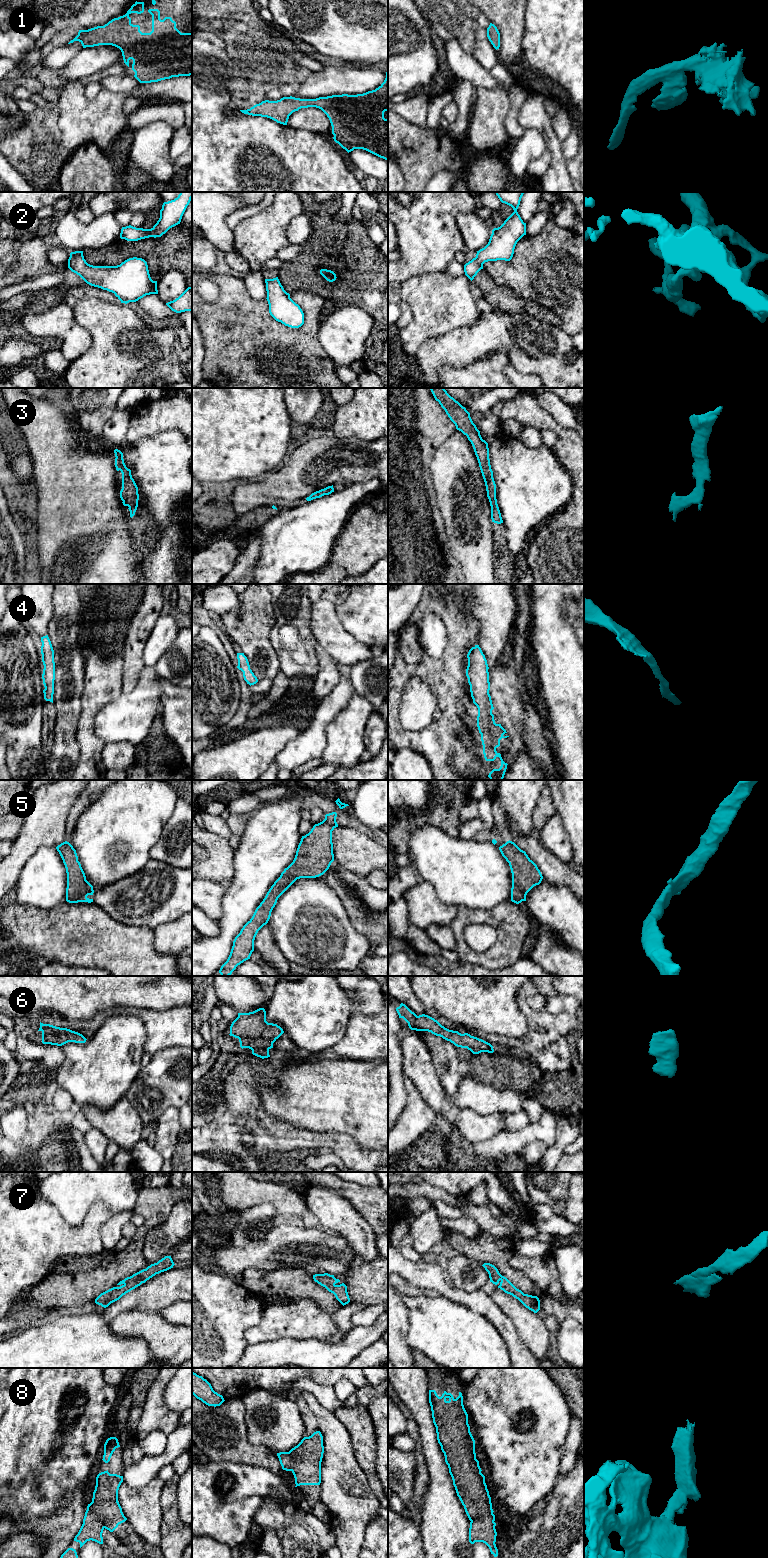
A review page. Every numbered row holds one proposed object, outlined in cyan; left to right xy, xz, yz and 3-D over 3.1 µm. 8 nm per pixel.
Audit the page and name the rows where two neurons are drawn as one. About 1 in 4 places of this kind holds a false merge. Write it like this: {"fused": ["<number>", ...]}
{"fused": ["8"]}

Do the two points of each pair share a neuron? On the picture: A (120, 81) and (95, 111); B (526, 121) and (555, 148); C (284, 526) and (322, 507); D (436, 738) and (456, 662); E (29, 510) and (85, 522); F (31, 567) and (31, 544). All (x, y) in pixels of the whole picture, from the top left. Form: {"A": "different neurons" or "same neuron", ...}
{"A": "different neurons", "B": "same neuron", "C": "same neuron", "D": "same neuron", "E": "different neurons", "F": "same neuron"}

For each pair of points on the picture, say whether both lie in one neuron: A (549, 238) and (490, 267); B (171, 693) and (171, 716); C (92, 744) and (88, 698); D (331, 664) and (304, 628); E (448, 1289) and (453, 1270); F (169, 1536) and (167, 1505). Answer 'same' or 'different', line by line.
A: same
B: same
C: same
D: different
E: different
F: same

